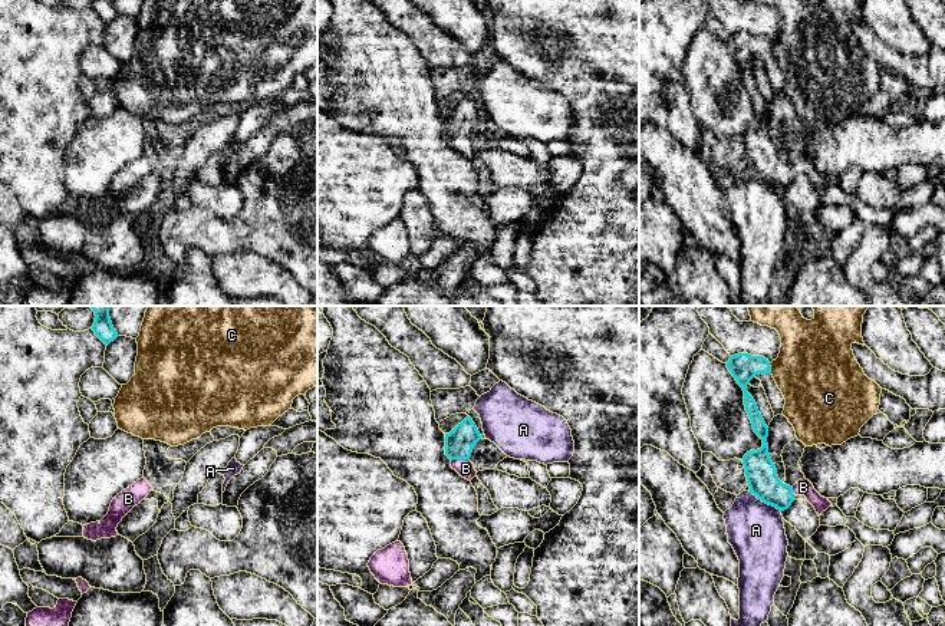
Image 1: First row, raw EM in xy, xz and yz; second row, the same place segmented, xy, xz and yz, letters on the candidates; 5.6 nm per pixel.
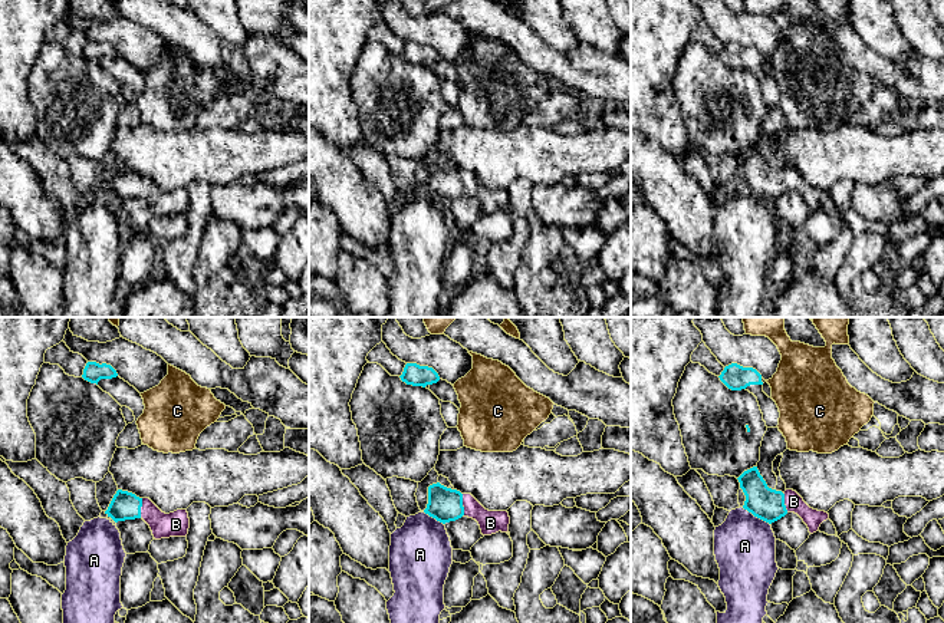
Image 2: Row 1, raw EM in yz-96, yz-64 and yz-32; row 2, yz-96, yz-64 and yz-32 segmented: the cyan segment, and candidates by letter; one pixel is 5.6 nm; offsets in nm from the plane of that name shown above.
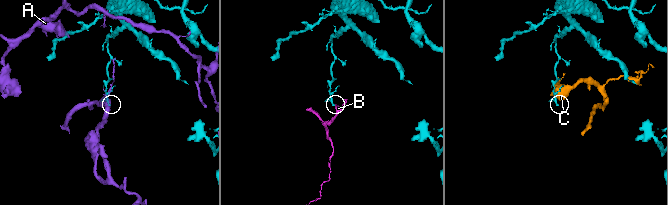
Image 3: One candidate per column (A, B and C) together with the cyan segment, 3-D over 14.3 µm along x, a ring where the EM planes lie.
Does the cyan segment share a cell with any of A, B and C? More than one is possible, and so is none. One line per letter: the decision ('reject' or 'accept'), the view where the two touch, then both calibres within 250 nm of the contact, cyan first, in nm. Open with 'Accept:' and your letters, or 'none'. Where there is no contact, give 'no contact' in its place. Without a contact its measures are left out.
Accept: B
A: reject; meets cyan in yz; 180 nm thick on the cyan side, 320 nm on the other
B: accept; meets cyan in xz; 160 nm thick on the cyan side, 100 nm on the other
C: reject; meets cyan in yz; 150 nm thick on the cyan side, 440 nm on the other

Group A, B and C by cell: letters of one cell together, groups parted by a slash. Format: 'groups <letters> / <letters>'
groups A / B / C

